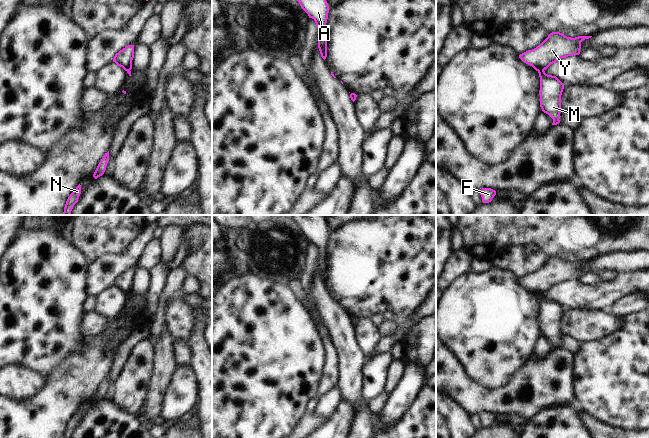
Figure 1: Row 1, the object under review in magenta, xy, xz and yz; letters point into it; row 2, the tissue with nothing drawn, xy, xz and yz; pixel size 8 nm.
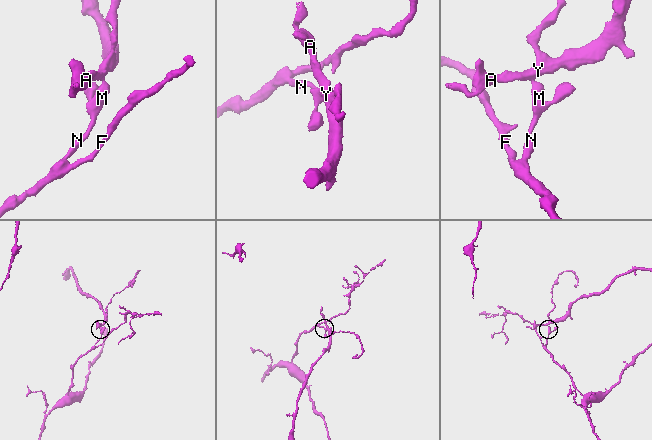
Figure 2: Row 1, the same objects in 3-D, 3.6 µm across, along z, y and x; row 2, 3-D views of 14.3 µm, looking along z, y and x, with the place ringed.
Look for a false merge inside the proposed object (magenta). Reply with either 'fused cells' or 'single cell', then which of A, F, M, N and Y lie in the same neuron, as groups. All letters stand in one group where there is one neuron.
fused cells; A Y / F M N

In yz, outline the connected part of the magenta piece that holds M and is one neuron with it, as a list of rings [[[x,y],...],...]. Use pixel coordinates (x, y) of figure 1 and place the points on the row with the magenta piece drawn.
[[[539,70],[540,77],[540,107],[542,111],[548,114],[552,119],[552,125],[560,123],[561,95],[564,84],[556,77],[548,75],[544,70]]]

